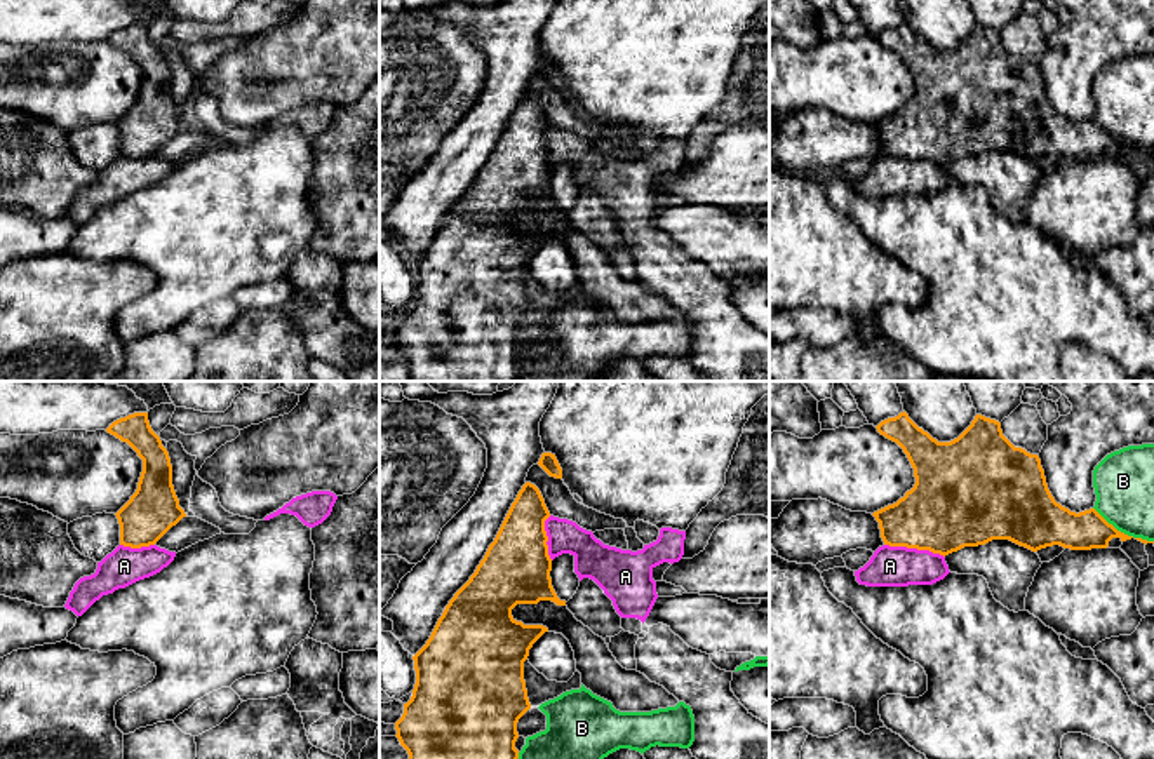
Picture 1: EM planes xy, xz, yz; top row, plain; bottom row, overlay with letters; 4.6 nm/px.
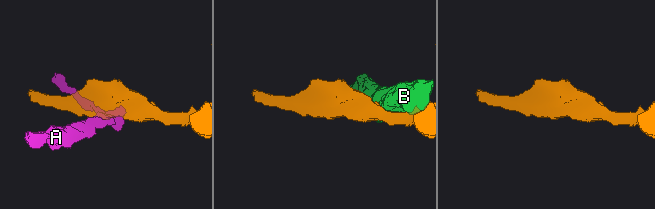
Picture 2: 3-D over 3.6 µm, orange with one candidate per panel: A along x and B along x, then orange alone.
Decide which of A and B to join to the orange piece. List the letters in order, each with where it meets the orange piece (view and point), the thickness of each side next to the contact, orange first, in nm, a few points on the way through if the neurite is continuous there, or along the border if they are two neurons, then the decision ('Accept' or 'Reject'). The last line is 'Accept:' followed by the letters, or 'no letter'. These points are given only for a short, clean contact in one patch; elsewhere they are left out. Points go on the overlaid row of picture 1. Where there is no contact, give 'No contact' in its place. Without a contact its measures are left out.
A: Touches orange at yz (914, 547). Thickness 380 nm (orange) against 190 nm. Boundary: yz (885, 544), (928, 549), (944, 557). Reject
B: Touches orange at yz (1123, 533). Thickness 180 nm (orange) against 280 nm. Reject
Accept: no letter

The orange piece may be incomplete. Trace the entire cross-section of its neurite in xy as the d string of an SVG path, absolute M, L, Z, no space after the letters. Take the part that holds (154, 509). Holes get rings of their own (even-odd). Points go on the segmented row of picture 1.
M148 413L120 418L106 432L127 442L143 460L136 493L115 514L120 524L120 545L131 548L155 545L186 517L172 486L169 453L151 430Z

